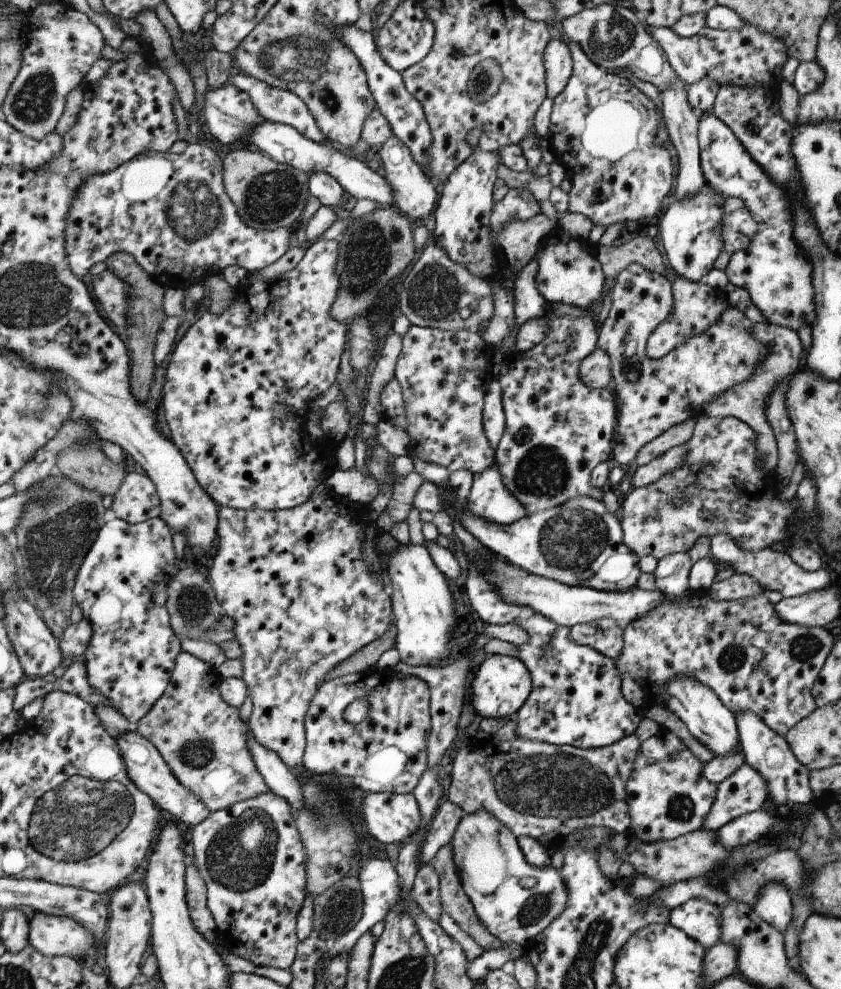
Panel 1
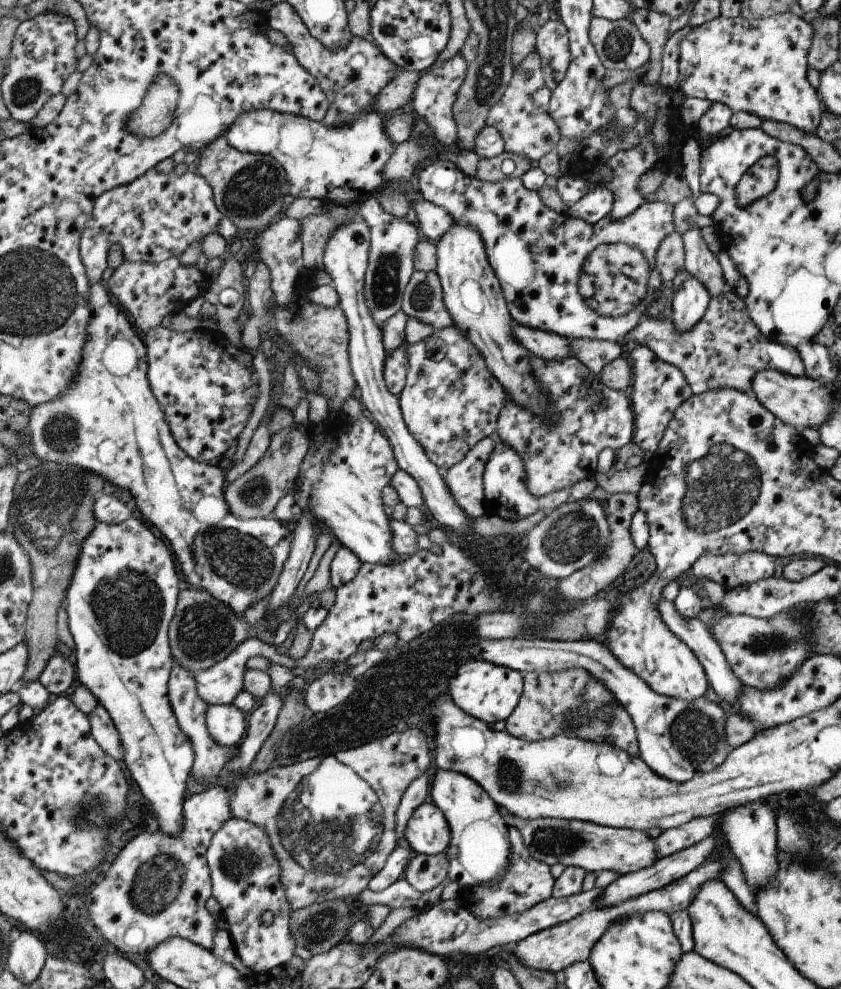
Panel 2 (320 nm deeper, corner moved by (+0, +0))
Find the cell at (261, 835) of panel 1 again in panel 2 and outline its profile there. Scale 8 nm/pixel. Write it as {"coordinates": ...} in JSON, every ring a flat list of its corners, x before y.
{"coordinates":[[231,817,211,837,206,850,211,897,221,907,232,947,251,973,287,965,294,940,289,930,290,908,280,883,280,866,265,831,250,822]]}

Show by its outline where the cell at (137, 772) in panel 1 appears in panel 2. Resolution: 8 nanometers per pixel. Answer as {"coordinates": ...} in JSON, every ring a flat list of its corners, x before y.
{"coordinates":[[97,703,94,709,86,716,90,724,90,735,105,754,116,761,122,757,121,743,108,712,101,703]]}

